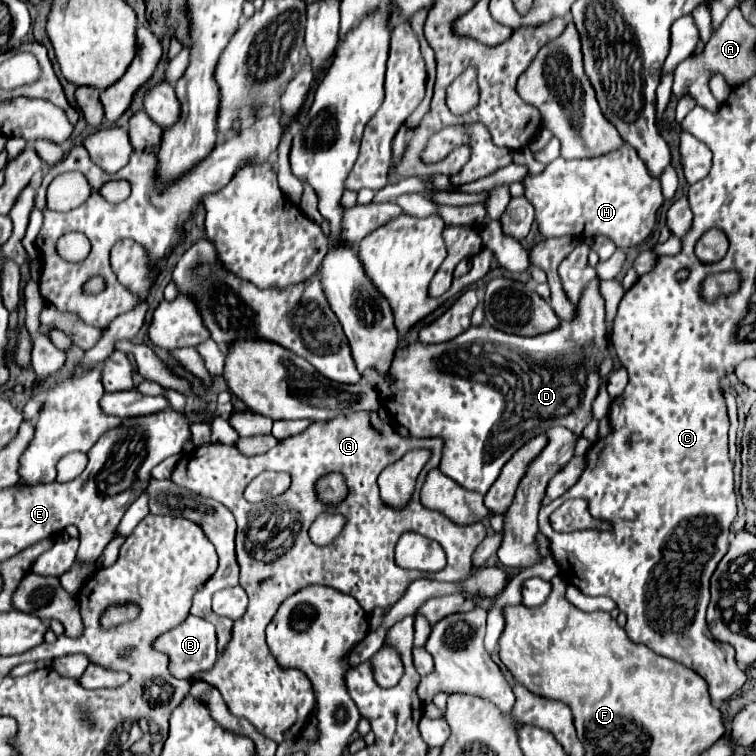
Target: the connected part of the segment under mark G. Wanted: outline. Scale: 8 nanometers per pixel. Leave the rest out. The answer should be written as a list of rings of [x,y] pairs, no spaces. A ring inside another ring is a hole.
[[[356,412],[350,416],[334,418],[330,422],[314,422],[298,436],[300,438],[280,440],[266,454],[254,458],[242,456],[232,444],[206,443],[192,450],[190,454],[184,454],[172,472],[174,484],[212,498],[234,514],[238,522],[236,556],[240,564],[240,586],[250,596],[246,614],[234,622],[232,640],[224,656],[218,656],[218,662],[210,672],[196,674],[196,680],[204,680],[216,686],[234,716],[246,718],[260,734],[278,744],[290,738],[298,740],[298,734],[302,734],[314,708],[314,694],[306,676],[300,670],[288,672],[280,668],[266,646],[264,630],[276,614],[278,606],[298,588],[304,588],[308,584],[322,584],[354,596],[364,612],[372,612],[374,608],[388,610],[404,596],[408,584],[416,578],[428,576],[440,582],[464,580],[472,570],[474,550],[488,534],[486,524],[458,526],[450,518],[442,516],[442,512],[426,510],[426,506],[420,504],[418,488],[422,486],[428,470],[440,464],[442,438],[398,436],[394,426],[390,422],[384,422],[378,412]],[[282,444],[294,446],[294,450],[288,448],[286,452],[282,452]],[[412,448],[430,448],[432,458],[418,478],[412,502],[406,506],[406,510],[394,512],[380,500],[376,480],[388,464],[400,460]],[[266,470],[288,472],[292,476],[290,488],[286,490],[286,494],[278,496],[272,502],[246,502],[246,487],[252,482],[252,478]],[[330,472],[340,472],[348,486],[346,498],[336,506],[320,502],[316,492],[316,482]],[[328,508],[336,508],[336,512],[342,512],[348,524],[330,546],[316,546],[308,538],[308,528],[314,518],[320,512],[328,512]],[[408,530],[420,532],[430,540],[440,540],[440,546],[448,556],[448,566],[436,574],[422,574],[418,570],[398,568],[394,564],[394,546],[400,534]]]

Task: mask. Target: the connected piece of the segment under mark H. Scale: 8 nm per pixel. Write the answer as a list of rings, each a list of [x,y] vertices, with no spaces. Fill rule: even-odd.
[[[630,144],[590,160],[556,158],[542,174],[528,174],[522,184],[526,198],[536,208],[538,230],[544,238],[572,236],[586,240],[602,234],[618,248],[630,248],[644,242],[652,234],[658,210],[666,202],[660,178],[650,176],[644,160]]]

